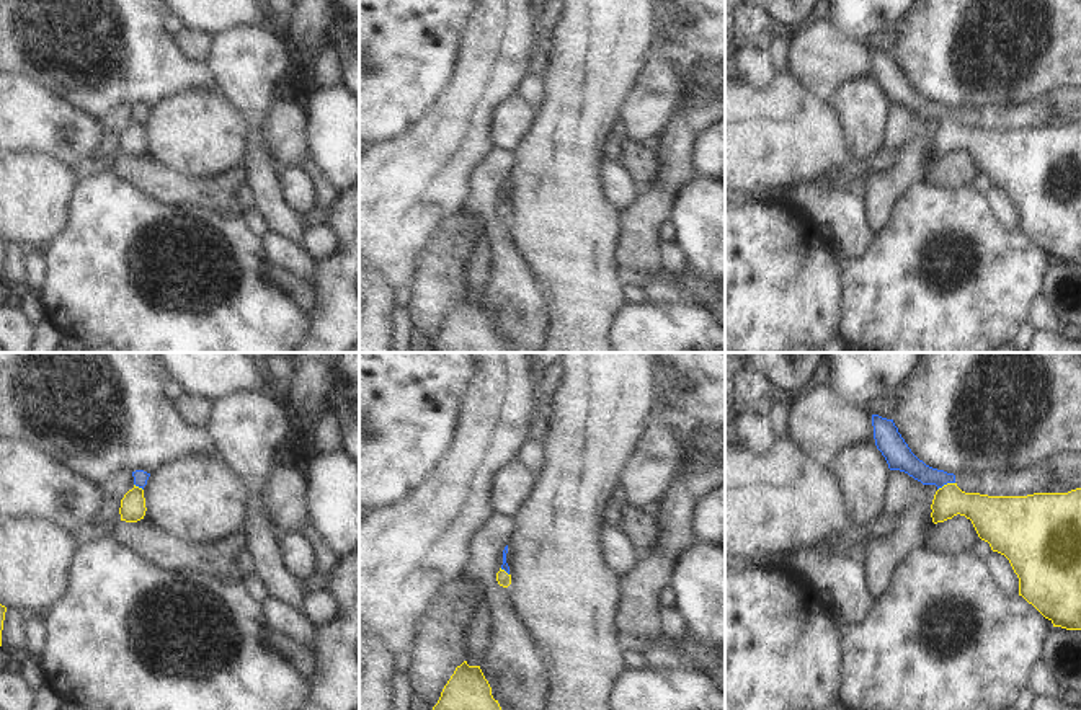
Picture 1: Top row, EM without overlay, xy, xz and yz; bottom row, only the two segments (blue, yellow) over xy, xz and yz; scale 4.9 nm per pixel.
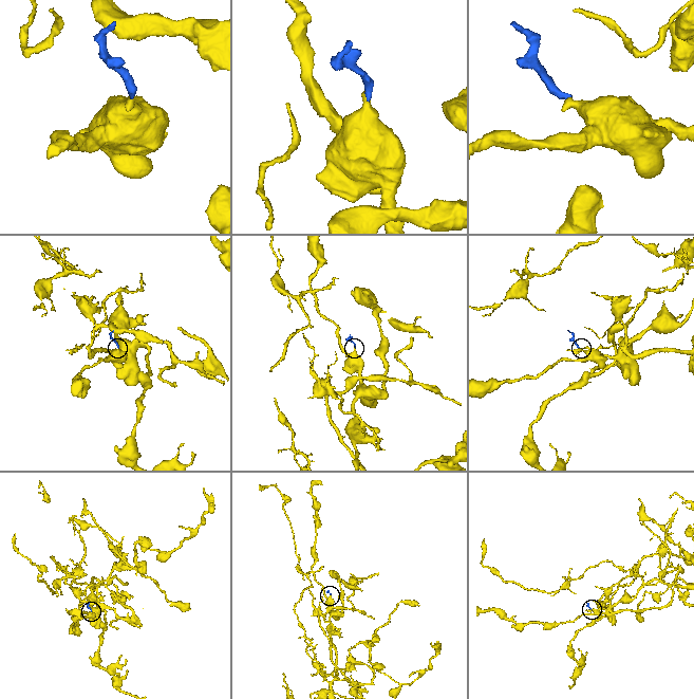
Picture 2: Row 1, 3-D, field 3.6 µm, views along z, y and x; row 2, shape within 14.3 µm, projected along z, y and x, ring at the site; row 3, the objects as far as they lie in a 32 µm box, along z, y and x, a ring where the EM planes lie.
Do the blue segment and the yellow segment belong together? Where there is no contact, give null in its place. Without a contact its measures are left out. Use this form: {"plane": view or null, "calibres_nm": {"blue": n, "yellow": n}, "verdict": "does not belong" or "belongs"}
{"plane": "yz", "calibres_nm": {"blue": 120, "yellow": 180}, "verdict": "belongs"}

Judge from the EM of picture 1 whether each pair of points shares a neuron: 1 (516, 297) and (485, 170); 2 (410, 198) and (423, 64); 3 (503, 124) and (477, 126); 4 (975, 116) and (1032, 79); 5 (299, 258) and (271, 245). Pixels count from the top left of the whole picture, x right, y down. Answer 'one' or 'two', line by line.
1: one
2: two
3: two
4: two
5: one

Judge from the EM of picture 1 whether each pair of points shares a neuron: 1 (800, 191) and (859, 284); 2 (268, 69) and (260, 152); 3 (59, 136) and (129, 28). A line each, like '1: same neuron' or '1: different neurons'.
1: different neurons
2: same neuron
3: different neurons

